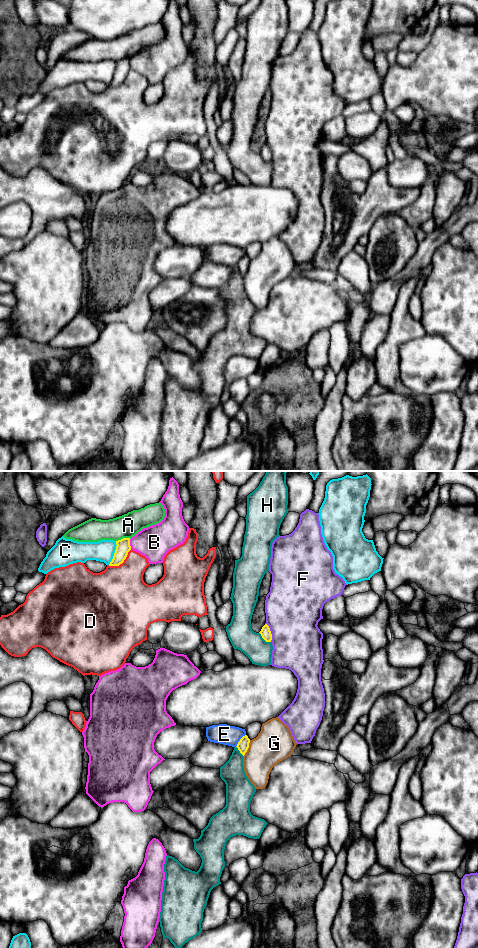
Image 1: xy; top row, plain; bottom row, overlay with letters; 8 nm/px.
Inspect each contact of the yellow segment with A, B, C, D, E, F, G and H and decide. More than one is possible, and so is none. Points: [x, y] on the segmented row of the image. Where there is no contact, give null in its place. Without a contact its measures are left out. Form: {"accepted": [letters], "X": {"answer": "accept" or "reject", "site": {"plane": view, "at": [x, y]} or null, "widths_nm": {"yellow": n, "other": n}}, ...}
{"accepted": [], "A": {"answer": "reject", "site": {"plane": "xy", "at": [123, 538]}, "widths_nm": {"yellow": 110, "other": 190}}, "B": {"answer": "reject", "site": {"plane": "xy", "at": [129, 544]}, "widths_nm": {"yellow": 110, "other": 280}}, "C": {"answer": "reject", "site": {"plane": "xy", "at": [114, 553]}, "widths_nm": {"yellow": 110, "other": 170}}, "D": {"answer": "reject", "site": {"plane": "xy", "at": [121, 563]}, "widths_nm": {"yellow": 110, "other": 460}}, "E": {"answer": "reject", "site": {"plane": "xy", "at": [240, 740]}, "widths_nm": {"yellow": 90, "other": 160}}, "F": {"answer": "reject", "site": {"plane": "xy", "at": [270, 632]}, "widths_nm": {"yellow": 90, "other": 440}}, "G": {"answer": "reject", "site": {"plane": "xy", "at": [248, 747]}, "widths_nm": {"yellow": 90, "other": 300}}, "H": {"answer": "reject", "site": {"plane": "xy", "at": [264, 639]}, "widths_nm": {"yellow": 90, "other": 200}}}

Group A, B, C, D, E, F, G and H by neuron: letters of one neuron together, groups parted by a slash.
A / B / C / D / E / F / G / H

